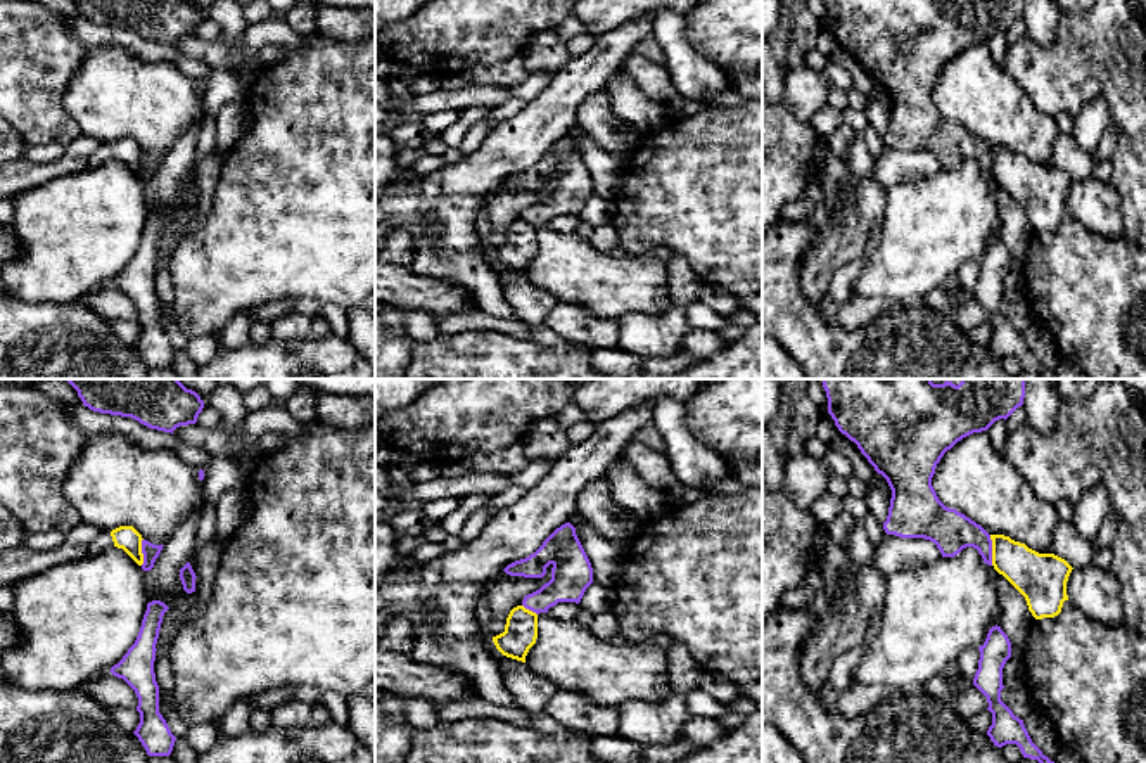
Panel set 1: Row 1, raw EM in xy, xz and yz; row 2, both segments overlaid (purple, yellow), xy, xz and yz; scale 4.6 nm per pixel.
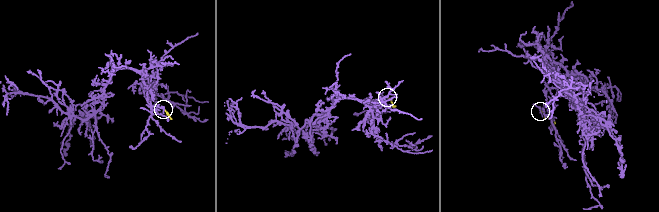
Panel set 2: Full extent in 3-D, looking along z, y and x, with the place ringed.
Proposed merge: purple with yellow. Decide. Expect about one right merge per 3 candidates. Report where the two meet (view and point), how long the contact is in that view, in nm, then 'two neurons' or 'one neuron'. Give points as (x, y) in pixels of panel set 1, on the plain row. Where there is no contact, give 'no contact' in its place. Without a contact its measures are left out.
contact yz (991, 163); length 140 nm; two neurons

